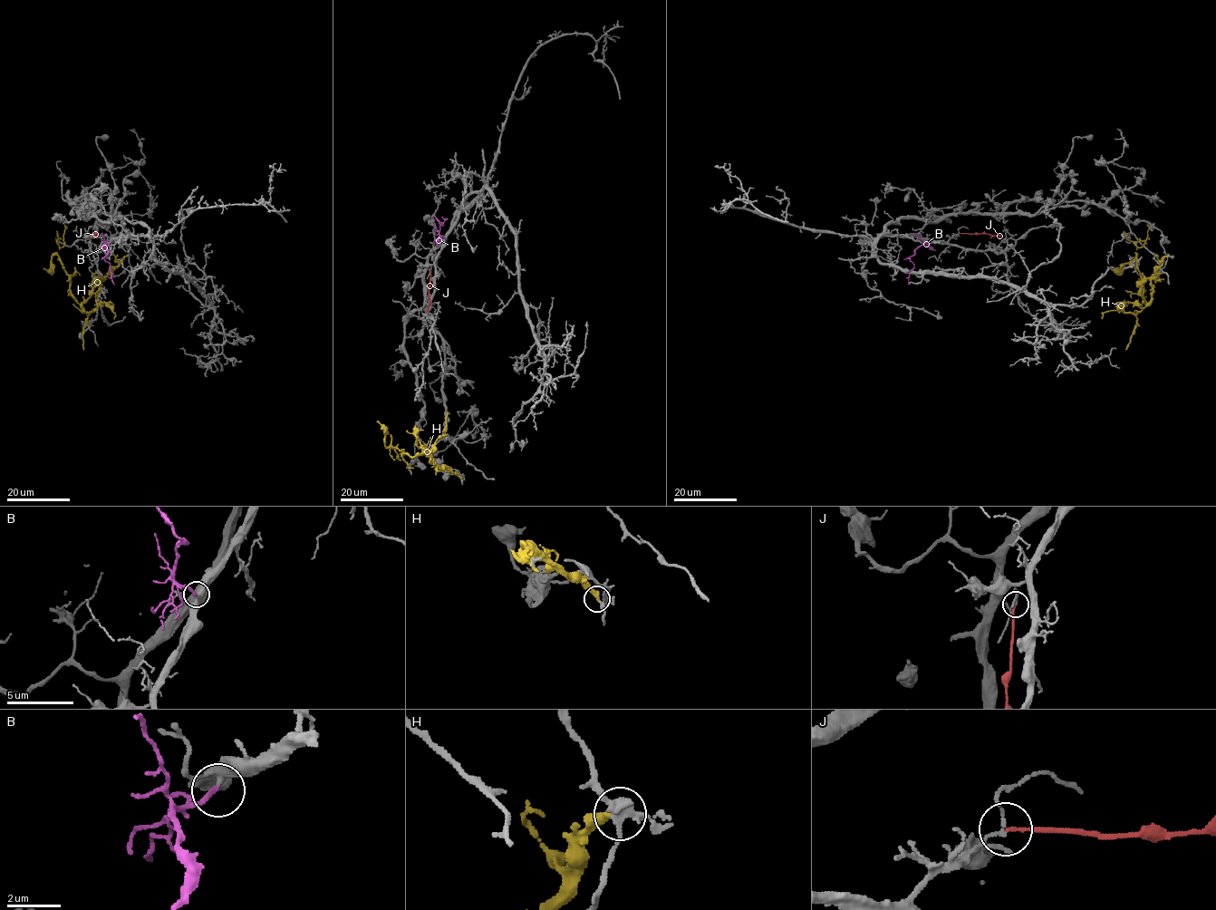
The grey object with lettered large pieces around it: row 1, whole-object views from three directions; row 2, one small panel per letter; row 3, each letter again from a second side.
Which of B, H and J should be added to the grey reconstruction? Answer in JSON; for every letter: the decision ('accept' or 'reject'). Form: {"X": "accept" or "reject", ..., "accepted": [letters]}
{"B": "accept", "H": "reject", "J": "reject", "accepted": ["B"]}

